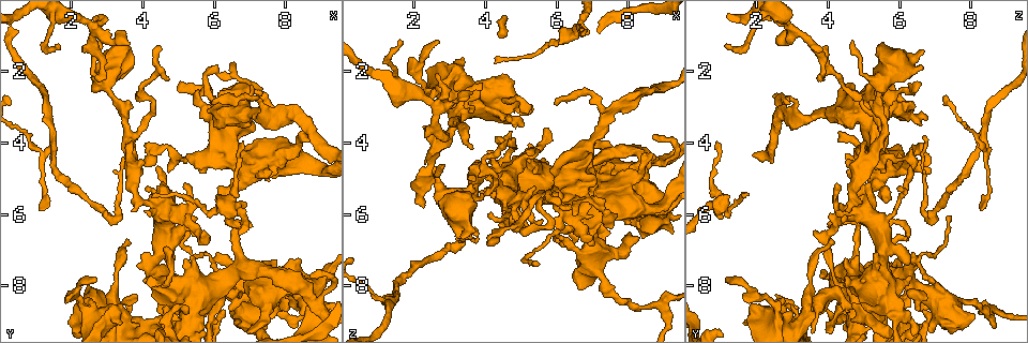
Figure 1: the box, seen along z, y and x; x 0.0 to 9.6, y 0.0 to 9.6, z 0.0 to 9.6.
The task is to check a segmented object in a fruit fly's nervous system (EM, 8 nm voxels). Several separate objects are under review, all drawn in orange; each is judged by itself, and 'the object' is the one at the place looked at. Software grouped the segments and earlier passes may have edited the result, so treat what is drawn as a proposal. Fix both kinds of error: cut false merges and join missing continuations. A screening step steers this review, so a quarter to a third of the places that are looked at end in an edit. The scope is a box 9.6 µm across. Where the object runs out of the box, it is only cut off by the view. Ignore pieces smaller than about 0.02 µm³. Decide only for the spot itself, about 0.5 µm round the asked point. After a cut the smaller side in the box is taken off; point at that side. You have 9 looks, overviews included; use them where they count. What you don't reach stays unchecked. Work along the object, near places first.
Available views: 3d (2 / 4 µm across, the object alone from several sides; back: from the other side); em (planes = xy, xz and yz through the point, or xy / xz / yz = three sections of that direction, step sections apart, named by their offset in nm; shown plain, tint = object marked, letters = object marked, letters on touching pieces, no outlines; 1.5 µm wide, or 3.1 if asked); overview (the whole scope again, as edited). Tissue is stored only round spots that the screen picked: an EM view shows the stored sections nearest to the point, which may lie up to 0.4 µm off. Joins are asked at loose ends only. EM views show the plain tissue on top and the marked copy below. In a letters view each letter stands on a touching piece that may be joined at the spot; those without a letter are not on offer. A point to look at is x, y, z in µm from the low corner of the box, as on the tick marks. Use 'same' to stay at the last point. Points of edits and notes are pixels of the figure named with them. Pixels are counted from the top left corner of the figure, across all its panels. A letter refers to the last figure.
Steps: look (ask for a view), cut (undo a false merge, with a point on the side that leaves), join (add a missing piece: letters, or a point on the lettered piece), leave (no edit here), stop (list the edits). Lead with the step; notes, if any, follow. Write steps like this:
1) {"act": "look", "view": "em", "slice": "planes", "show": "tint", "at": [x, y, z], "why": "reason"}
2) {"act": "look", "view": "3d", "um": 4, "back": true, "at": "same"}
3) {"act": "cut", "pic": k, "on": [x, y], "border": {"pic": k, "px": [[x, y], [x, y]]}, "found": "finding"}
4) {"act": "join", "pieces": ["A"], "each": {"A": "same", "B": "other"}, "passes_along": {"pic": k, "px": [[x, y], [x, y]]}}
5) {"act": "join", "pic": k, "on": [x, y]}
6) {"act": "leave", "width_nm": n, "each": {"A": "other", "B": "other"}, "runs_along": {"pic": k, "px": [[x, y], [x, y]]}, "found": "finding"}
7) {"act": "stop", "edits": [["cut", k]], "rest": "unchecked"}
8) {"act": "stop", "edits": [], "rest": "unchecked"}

{"act": "look", "view": "em", "slice": "planes", "show": "letters", "at": [1.55, 1.25, 1.10], "why": "thin end"}

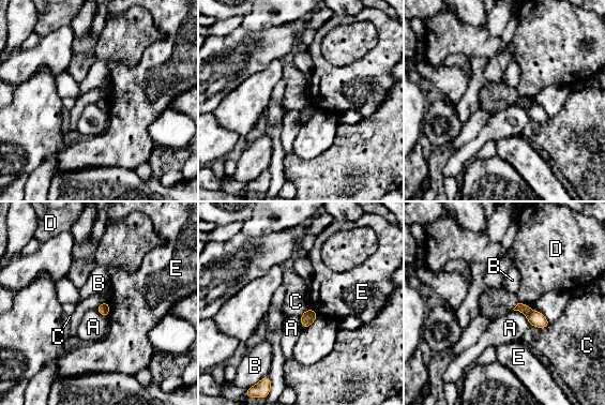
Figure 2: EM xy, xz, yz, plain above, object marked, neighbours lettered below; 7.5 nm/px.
{"act": "leave", "each": {"A": "other", "B": "other", "C": "other", "D": "other", "E": "other"}, "border": {"pic": 2, "px": [[551, 323], [546, 327], [530, 326]]}, "found": "none of them fits"}

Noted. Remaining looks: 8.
{"act": "look", "view": "3d", "um": 4, "at": [2.80, 2.25, 3.85], "why": "an open end"}

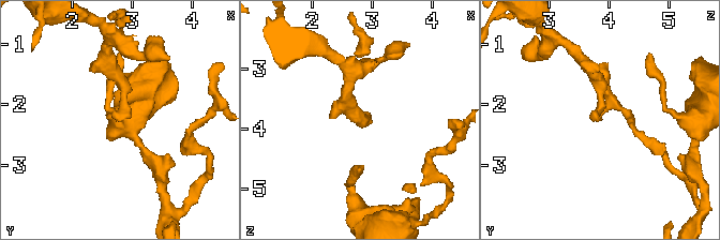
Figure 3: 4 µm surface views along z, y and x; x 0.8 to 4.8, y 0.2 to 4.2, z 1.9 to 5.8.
{"act": "look", "view": "em", "slice": "xz", "step": 8, "show": "letters", "at": [2.75, 2.25, 3.80]}

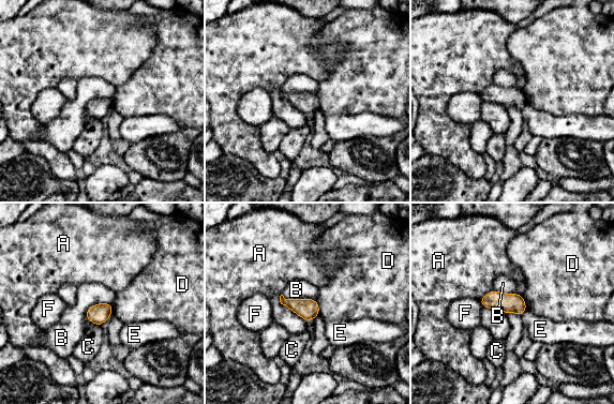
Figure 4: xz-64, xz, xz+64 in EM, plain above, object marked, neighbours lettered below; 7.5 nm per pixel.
{"act": "look", "view": "em", "slice": "planes", "show": "letters", "at": "same"}

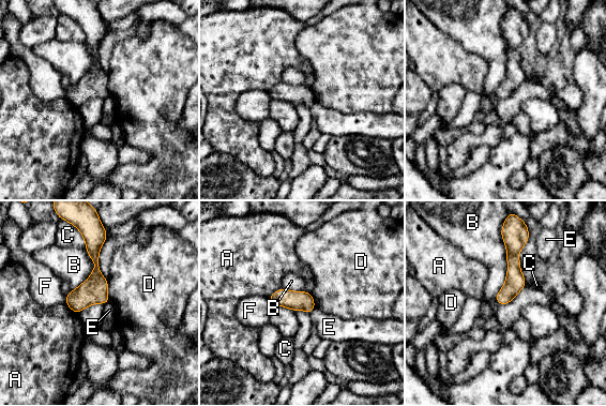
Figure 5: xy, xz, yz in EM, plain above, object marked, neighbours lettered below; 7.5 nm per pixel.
{"act": "join", "pieces": ["D"], "each": {"A": "other", "B": "other", "C": "other", "D": "same", "E": "other", "F": "other"}, "found": "the cell continues"}

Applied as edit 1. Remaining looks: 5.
{"act": "look", "view": "em", "slice": "planes", "show": "letters", "at": [1.10, 5.85, 8.35], "why": "free end"}

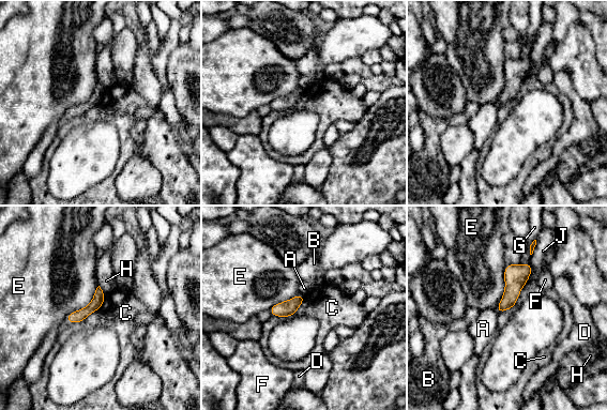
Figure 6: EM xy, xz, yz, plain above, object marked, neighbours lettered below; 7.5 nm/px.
{"act": "leave", "width_nm": 90, "each": {"A": "other", "B": "other", "C": "other", "D": "other", "E": "other", "F": "other", "G": "other", "H": "other", "J": "other"}, "runs_along": {"pic": 6, "px": [[100, 292], [85, 313], [70, 319]]}, "found": "none of them fits"}

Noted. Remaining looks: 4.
{"act": "look", "view": "3d", "um": 2, "at": [2.40, 8.65, 2.60], "why": "calibre changes"}

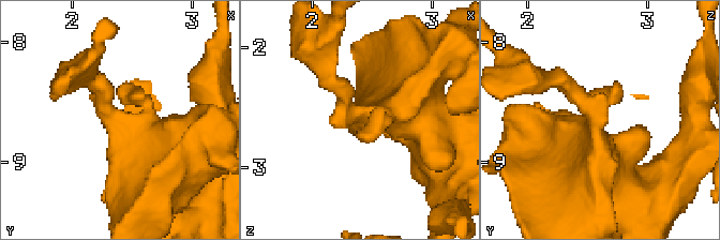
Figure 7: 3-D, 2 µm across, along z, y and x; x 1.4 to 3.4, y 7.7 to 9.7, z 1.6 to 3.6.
{"act": "look", "view": "em", "slice": "yz", "step": 4, "show": "letters", "at": [2.34, 8.62, 2.58], "arm_widths_nm": [160, 480], "why": "need the tissue"}

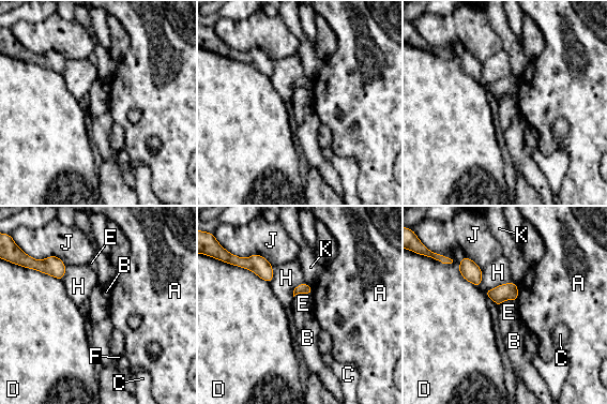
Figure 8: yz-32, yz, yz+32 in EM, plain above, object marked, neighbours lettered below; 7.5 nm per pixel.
{"act": "leave", "each": {"A": "other", "B": "other", "C": "other", "D": "other", "E": "other", "F": "other", "H": "other", "J": "other", "K": "other"}, "border": {"pic": 8, "px": [[257, 252], [273, 266]]}, "found": "continuous, no second cell"}

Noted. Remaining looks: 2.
{"act": "stop", "edits": [["join", 5]], "rest": "unchecked"}

